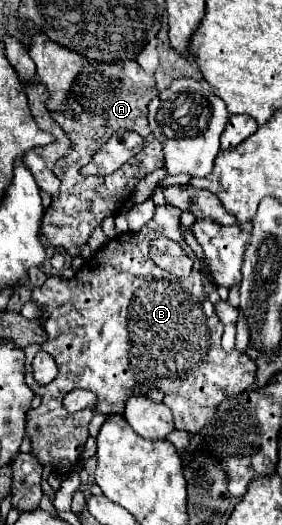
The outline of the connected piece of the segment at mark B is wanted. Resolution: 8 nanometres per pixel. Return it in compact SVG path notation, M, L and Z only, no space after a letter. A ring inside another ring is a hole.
M171 205L157 207L153 219L137 233L123 233L115 239L111 239L103 249L95 251L93 257L89 257L83 267L75 273L71 279L63 277L49 277L41 287L33 289L33 303L41 309L43 317L39 323L49 333L49 341L43 345L27 345L25 351L25 381L27 385L41 395L41 405L35 409L29 409L27 413L27 433L31 439L31 455L39 459L39 463L51 465L51 471L65 477L71 471L79 469L81 453L85 447L85 441L89 437L89 421L93 417L93 409L83 409L79 413L69 413L63 407L63 397L73 389L89 389L99 397L97 411L101 413L123 413L125 401L133 395L145 395L153 383L161 381L161 391L165 393L163 403L173 411L175 417L175 429L183 429L193 433L199 433L201 427L205 427L217 407L227 401L229 397L239 395L241 391L249 389L255 381L255 361L251 361L245 353L231 351L227 353L221 347L221 335L223 335L223 323L219 321L213 303L209 301L203 279L199 271L199 259L191 251L191 247L183 239L181 231L181 209ZM155 237L169 237L175 239L185 253L193 259L195 271L187 279L177 279L171 273L165 273L161 267L153 265L153 259L149 257L149 241ZM37 351L47 351L57 367L59 373L49 385L39 385L33 379L33 357Z

